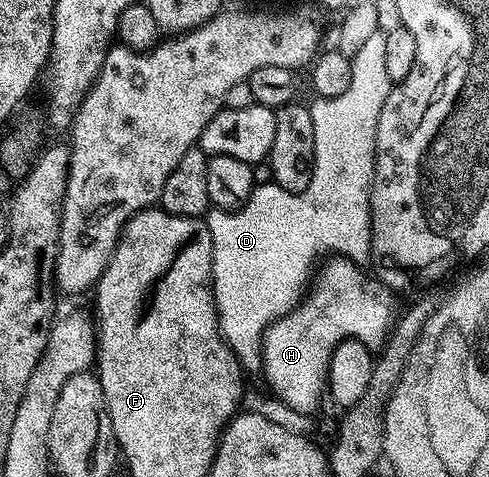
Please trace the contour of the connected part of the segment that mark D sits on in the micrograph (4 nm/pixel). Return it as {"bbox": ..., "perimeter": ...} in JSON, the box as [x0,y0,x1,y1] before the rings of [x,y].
{"bbox":[207,32,391,366],"perimeter":[[[375,32],[351,58],[351,83],[347,91],[334,97],[317,97],[315,103],[309,105],[315,127],[315,159],[307,191],[292,193],[272,183],[258,185],[241,209],[210,208],[207,214],[213,248],[213,298],[217,304],[217,326],[242,366],[261,365],[261,342],[266,328],[297,307],[314,268],[313,260],[320,253],[350,259],[370,256],[369,190],[373,187],[373,164],[377,158],[375,131],[379,111],[383,111],[383,103],[391,88],[383,56],[385,48],[385,34]]]}

